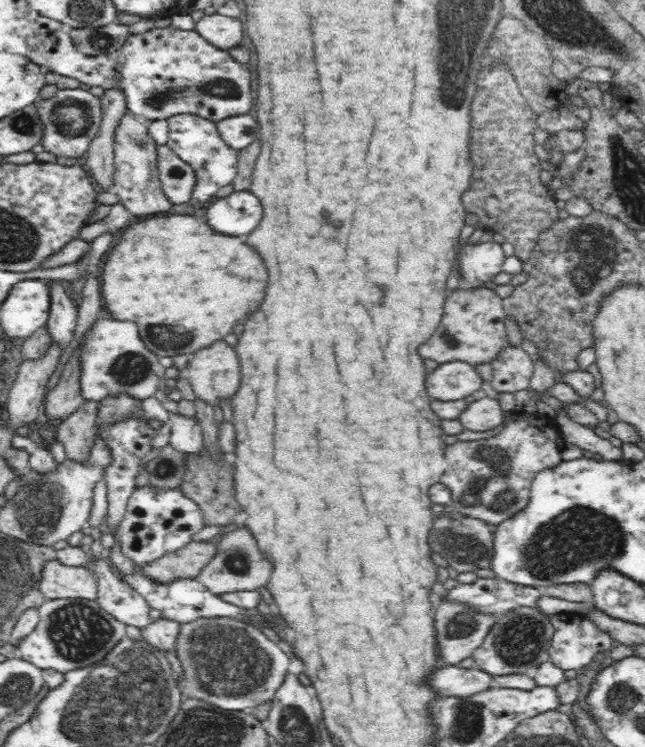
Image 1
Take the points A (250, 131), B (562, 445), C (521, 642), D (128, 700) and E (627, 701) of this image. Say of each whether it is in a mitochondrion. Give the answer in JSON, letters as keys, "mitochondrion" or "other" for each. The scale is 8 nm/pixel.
{"A":"other","B":"other","C":"mitochondrion","D":"mitochondrion","E":"mitochondrion"}

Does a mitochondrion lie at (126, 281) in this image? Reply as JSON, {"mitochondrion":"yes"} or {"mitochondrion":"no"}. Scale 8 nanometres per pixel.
{"mitochondrion":"no"}

